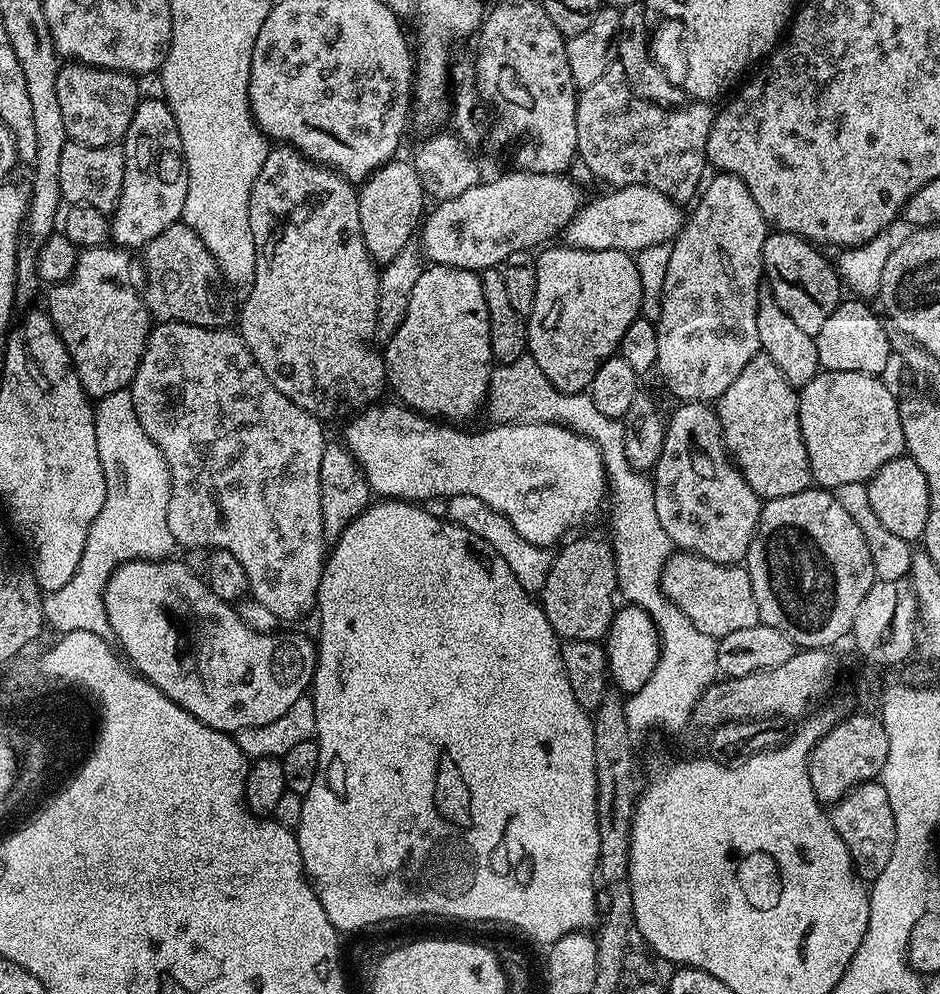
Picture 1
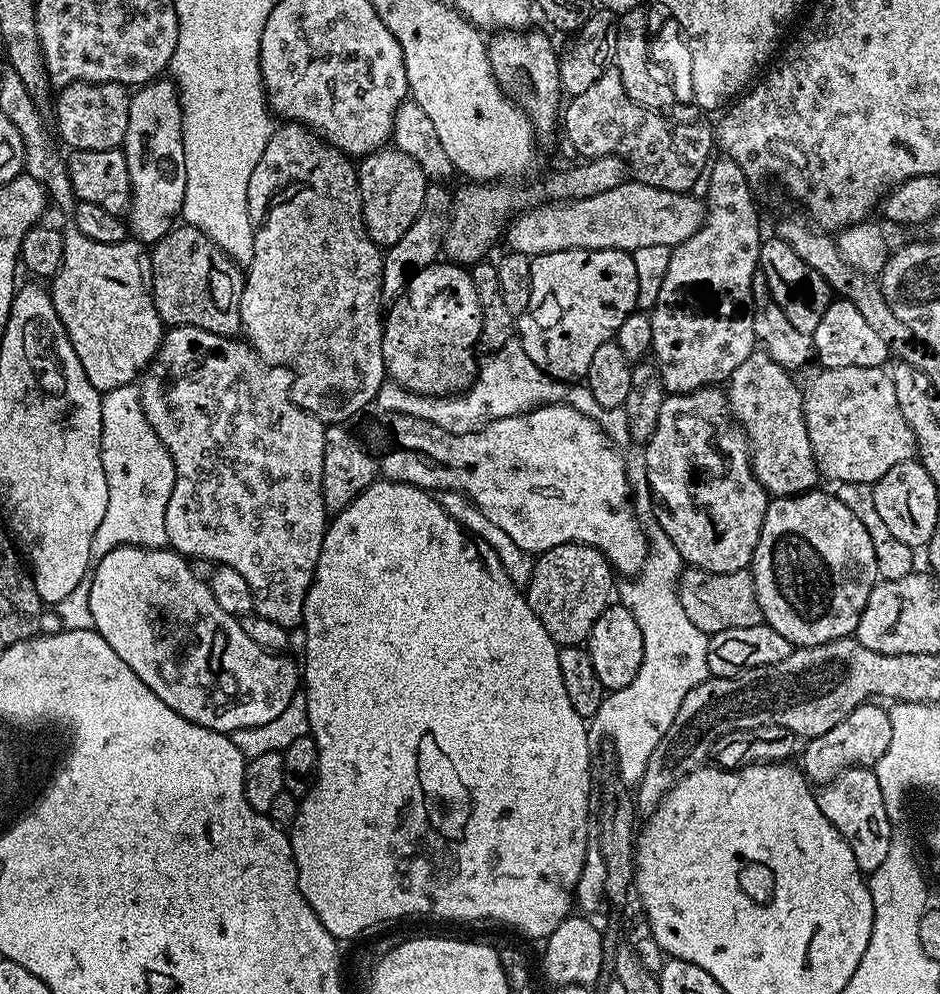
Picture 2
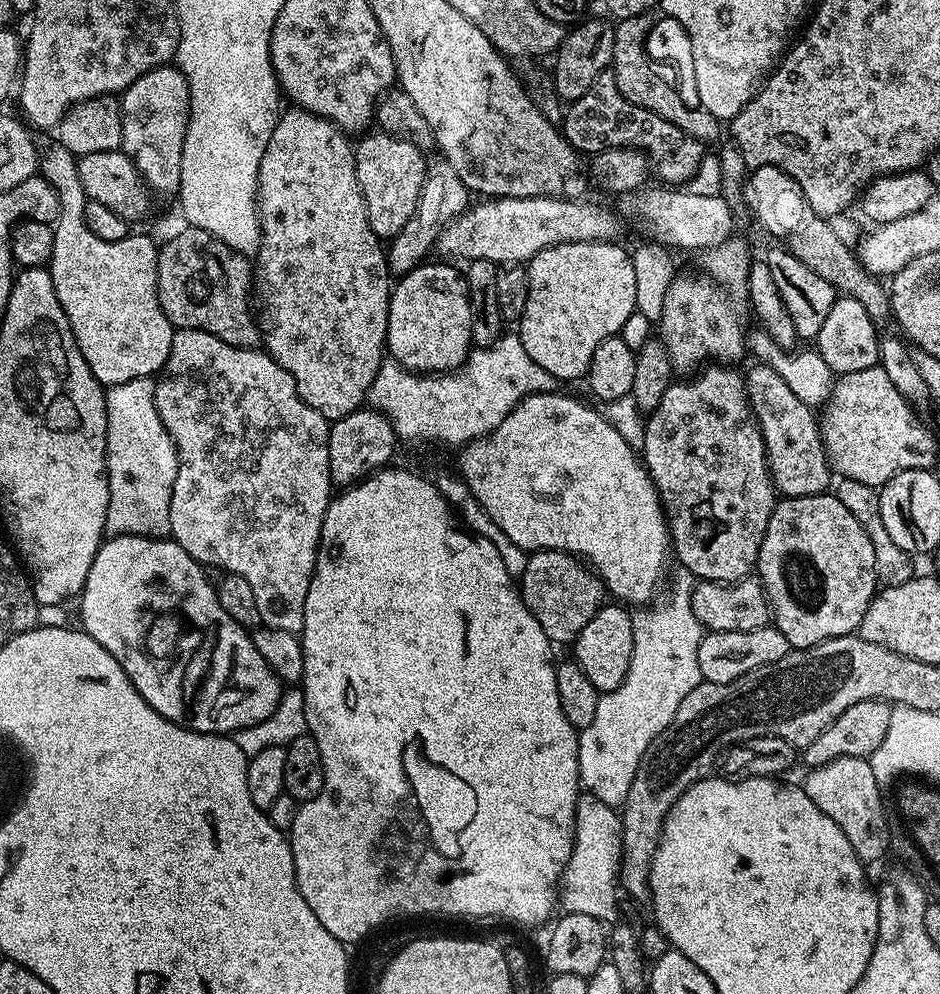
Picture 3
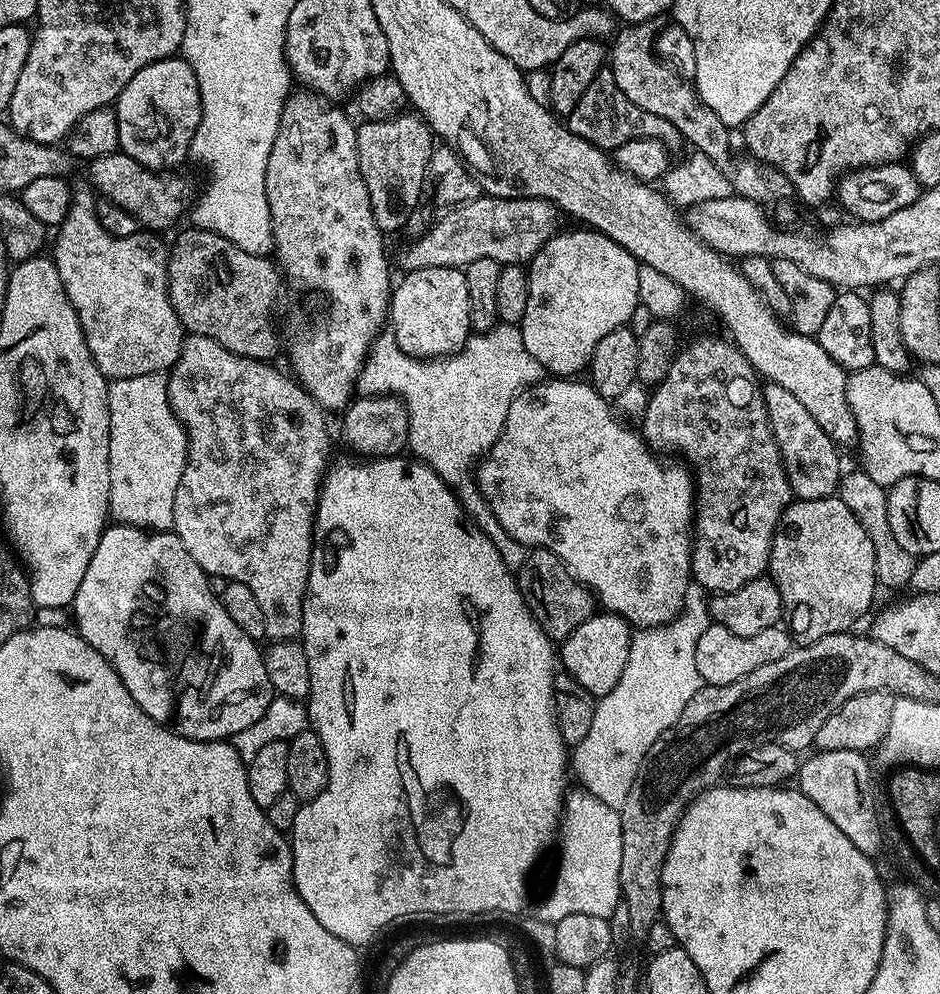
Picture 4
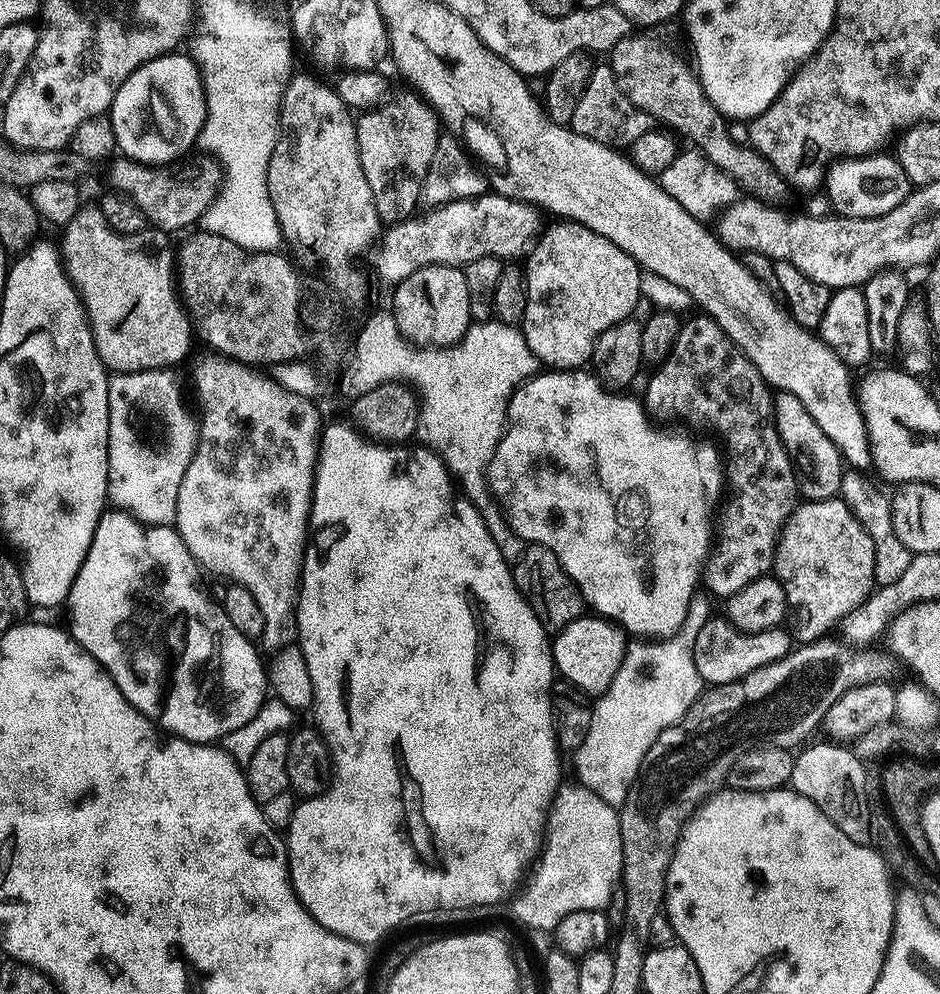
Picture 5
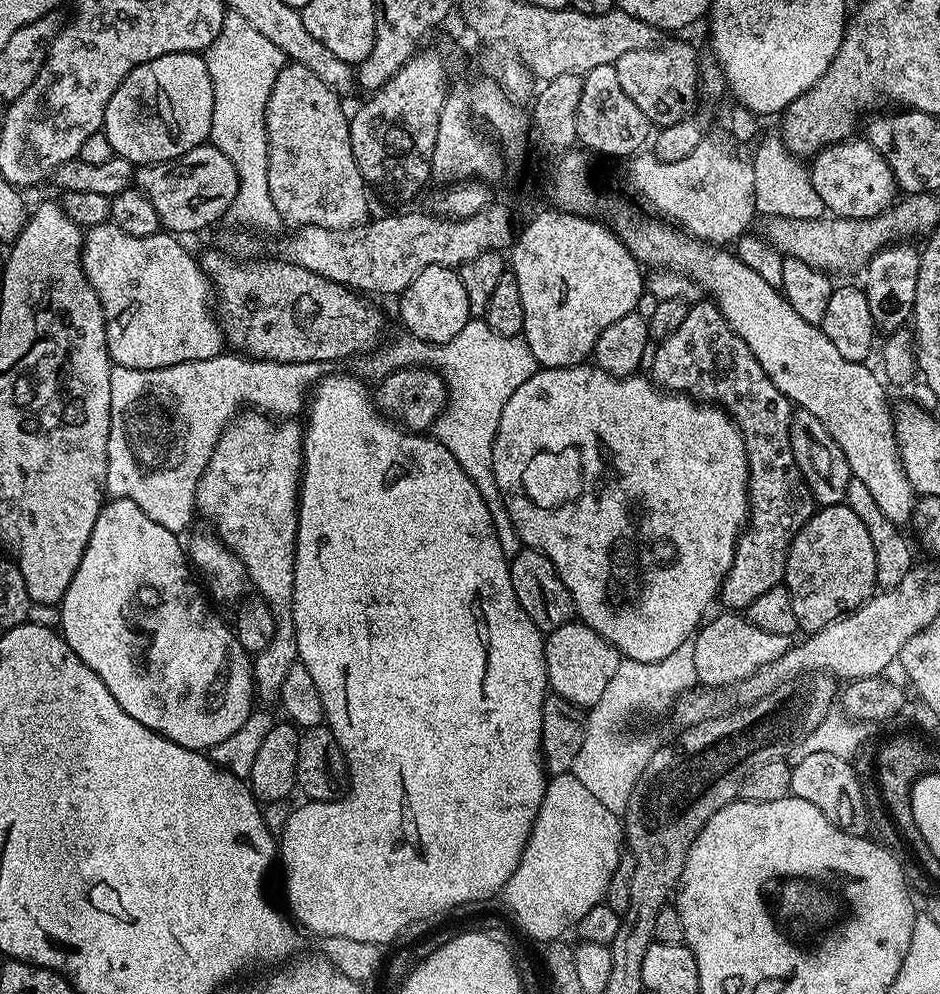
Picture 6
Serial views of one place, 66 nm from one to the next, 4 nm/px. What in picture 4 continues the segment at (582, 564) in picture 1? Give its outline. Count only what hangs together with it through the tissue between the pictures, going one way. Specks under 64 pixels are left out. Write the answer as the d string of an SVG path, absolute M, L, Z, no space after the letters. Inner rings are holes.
M533 548L525 555L524 565L518 569L518 583L528 608L553 642L563 642L593 615L592 593L570 574L570 570L550 550Z

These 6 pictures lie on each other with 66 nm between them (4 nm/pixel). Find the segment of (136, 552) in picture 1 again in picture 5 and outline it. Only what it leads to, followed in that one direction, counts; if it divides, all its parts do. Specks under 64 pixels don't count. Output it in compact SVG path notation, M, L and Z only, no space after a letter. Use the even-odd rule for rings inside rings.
M172 370L151 372L122 372L108 381L108 413L110 414L110 434L108 435L108 498L119 511L129 512L134 519L145 526L154 524L175 525L178 490L186 478L187 467L196 453L200 441L198 420L192 417L180 380ZM168 400L176 411L176 417L168 424ZM168 428L180 437L176 444L180 448L168 448Z

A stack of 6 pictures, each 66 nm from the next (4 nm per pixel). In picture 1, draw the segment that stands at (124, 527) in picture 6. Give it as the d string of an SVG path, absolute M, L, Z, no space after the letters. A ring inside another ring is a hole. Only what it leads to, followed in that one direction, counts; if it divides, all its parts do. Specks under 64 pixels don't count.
M169 558L166 560L131 560L125 564L118 565L112 576L108 579L108 585L104 591L104 609L111 635L116 635L115 643L120 643L119 651L127 658L127 661L154 686L166 694L182 710L186 710L194 718L198 718L206 726L210 726L219 732L235 734L238 730L249 728L250 726L266 726L266 722L274 722L274 718L282 718L298 698L302 698L309 691L312 683L312 675L316 669L316 646L313 637L303 636L300 632L284 632L277 630L274 632L255 632L242 622L242 618L229 601L218 598L208 589L207 583L201 577L194 575L191 570L184 565L183 559Z

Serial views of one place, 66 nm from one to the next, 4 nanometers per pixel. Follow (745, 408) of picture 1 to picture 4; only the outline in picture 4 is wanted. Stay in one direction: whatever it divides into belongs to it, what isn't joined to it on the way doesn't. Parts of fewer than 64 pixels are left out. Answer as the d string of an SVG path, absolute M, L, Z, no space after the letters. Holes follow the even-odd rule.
M771 382L765 383L763 389L772 433L782 454L793 497L796 500L821 500L833 495L840 487L842 475L836 441L829 438L818 422L814 422L814 414L810 414L810 410L806 410L806 406L802 406L802 402L790 394L790 390Z

